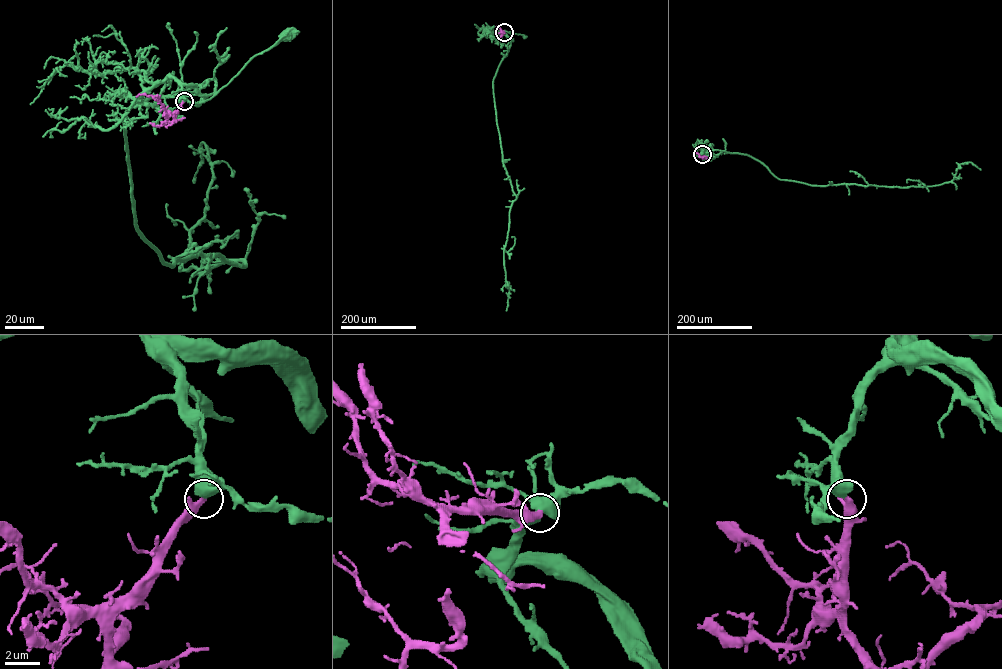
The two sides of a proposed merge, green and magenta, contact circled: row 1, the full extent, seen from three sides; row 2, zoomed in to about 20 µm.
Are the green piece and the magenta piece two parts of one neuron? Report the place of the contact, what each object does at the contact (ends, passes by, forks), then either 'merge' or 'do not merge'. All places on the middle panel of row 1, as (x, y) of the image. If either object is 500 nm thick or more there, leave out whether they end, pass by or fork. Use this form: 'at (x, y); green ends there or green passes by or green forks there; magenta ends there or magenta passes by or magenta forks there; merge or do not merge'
at (504, 32); merge

